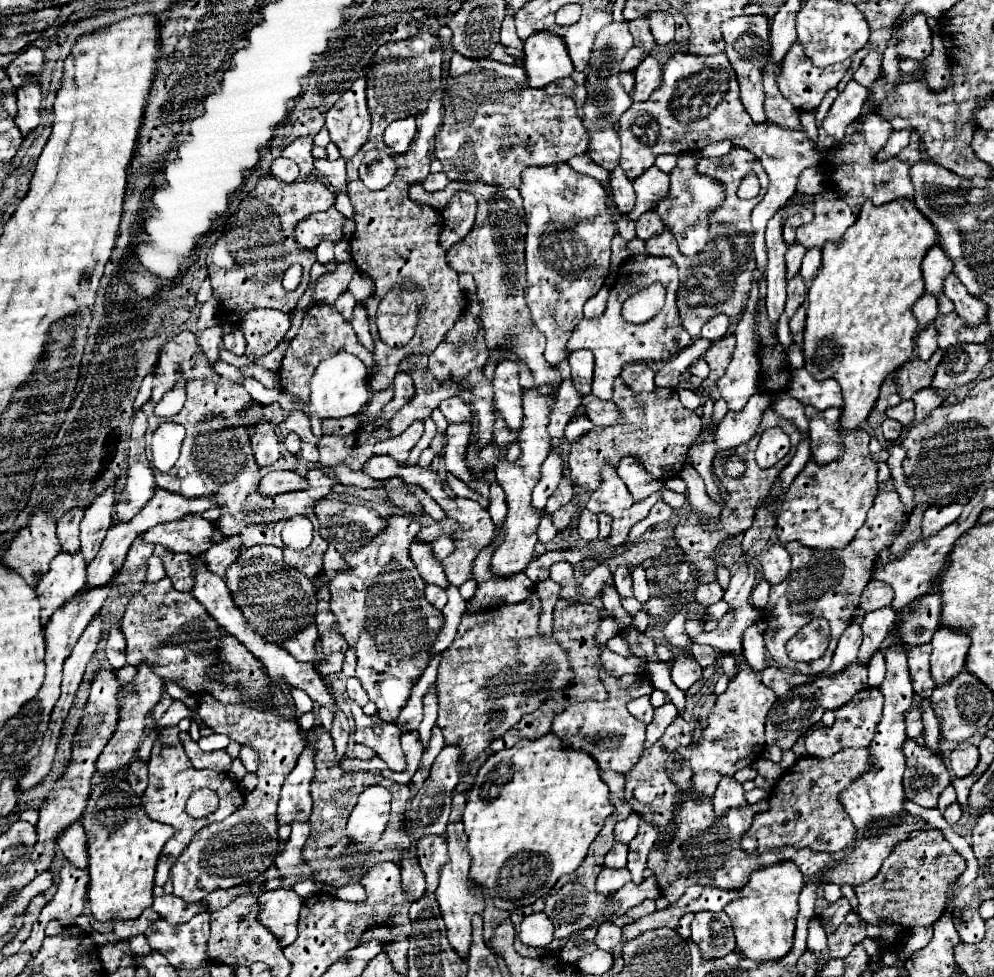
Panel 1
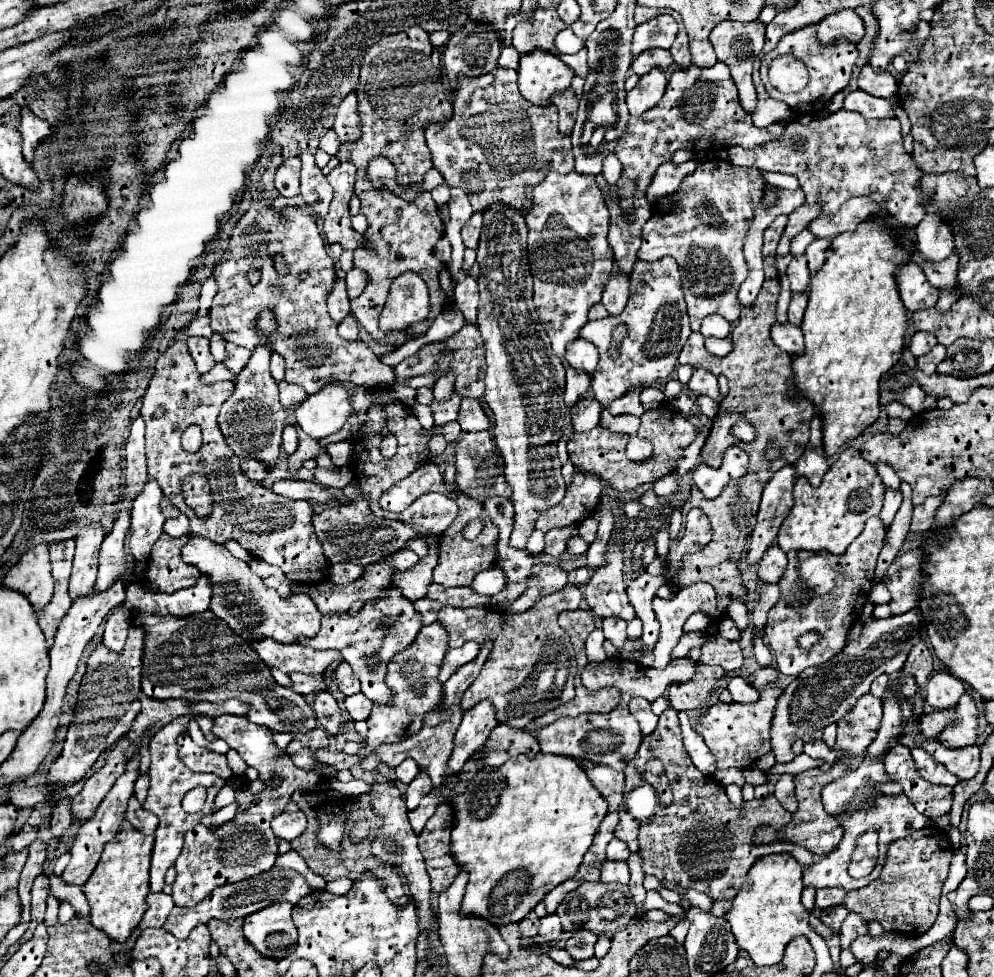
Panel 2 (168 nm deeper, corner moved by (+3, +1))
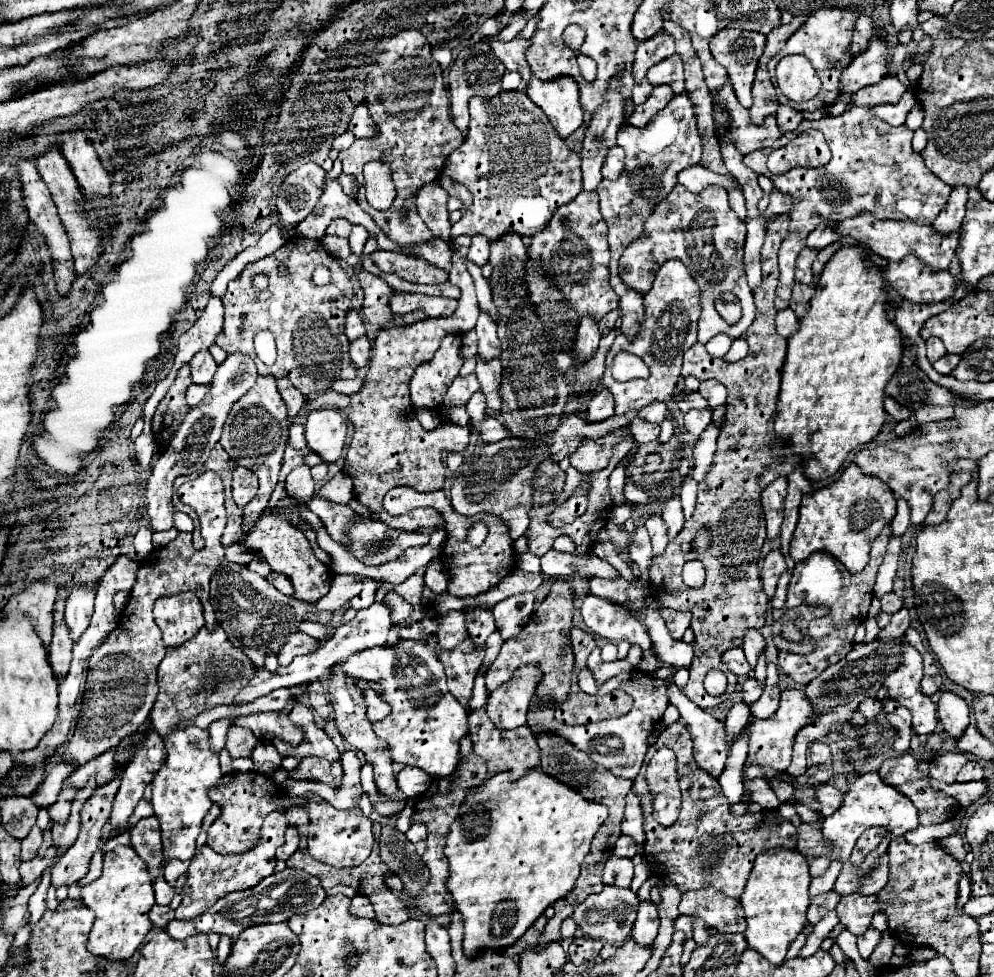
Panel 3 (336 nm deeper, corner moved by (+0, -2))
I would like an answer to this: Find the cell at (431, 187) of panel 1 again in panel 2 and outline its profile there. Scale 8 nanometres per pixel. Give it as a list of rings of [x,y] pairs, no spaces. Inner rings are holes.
[[[439,185],[439,187],[435,187],[435,189],[431,191],[431,197],[433,197],[433,201],[435,201],[437,207],[447,205],[447,201],[449,201],[449,185]]]

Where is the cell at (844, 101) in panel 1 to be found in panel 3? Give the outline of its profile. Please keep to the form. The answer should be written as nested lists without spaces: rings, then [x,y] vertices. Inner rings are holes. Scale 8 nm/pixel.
[[[908,90],[904,94],[904,98],[900,98],[898,104],[884,104],[884,106],[872,106],[870,114],[888,122],[890,126],[902,126],[906,120],[906,114],[912,110],[912,106],[916,104],[916,94],[912,90]]]

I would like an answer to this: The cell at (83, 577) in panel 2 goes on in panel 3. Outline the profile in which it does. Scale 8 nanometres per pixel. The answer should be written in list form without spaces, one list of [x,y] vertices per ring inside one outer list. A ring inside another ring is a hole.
[[[76,584],[66,600],[66,624],[72,630],[72,640],[76,642],[90,624],[94,608],[96,584]]]

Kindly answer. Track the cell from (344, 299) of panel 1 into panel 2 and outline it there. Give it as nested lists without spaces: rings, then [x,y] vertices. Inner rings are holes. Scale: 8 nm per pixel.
[[[349,315],[341,325],[339,325],[339,335],[347,341],[357,341],[359,339],[359,323],[355,321],[353,315]]]

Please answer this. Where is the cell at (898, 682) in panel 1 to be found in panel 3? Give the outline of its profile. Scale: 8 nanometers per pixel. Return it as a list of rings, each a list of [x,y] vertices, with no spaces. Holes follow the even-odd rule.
[[[820,784],[816,788],[816,798],[820,802],[818,812],[822,816],[832,816],[840,808],[840,804],[844,800],[844,794],[836,786],[832,786],[832,784]]]

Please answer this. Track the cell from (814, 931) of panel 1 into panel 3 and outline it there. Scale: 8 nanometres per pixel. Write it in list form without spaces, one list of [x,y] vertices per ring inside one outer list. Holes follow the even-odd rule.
[[[832,862],[830,868],[826,870],[826,874],[822,874],[820,878],[812,878],[810,882],[810,898],[816,898],[818,894],[824,894],[828,890],[832,890],[836,876],[840,874],[840,862]]]

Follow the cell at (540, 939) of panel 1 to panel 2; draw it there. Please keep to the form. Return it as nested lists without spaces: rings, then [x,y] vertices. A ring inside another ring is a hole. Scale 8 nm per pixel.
[[[547,915],[543,919],[539,919],[539,935],[547,941],[559,937],[563,931],[561,927],[561,919],[557,919],[557,915]]]

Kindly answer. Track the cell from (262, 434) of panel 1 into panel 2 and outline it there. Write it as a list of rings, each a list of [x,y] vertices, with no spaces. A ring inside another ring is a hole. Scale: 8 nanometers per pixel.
[[[243,459],[241,461],[241,471],[245,473],[245,477],[249,481],[259,481],[261,483],[267,477],[265,467],[261,467],[261,463],[257,463],[255,459]]]

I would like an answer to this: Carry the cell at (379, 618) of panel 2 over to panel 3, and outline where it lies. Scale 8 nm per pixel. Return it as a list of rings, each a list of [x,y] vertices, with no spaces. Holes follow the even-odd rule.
[[[294,632],[294,634],[290,634],[288,642],[280,648],[278,662],[280,662],[280,666],[288,666],[294,660],[294,656],[312,654],[312,650],[316,650],[320,646],[322,646],[320,640],[314,640],[314,638],[306,636],[306,634],[302,634],[302,632]]]

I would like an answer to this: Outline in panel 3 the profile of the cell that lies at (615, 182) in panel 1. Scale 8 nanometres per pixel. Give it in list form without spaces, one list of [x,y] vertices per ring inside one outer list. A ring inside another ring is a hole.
[[[614,146],[608,150],[608,156],[602,166],[602,176],[608,180],[616,180],[624,170],[624,150],[620,146]]]

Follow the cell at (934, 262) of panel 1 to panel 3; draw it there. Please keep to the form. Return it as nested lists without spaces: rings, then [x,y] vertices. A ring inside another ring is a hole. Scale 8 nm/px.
[[[958,186],[952,190],[944,210],[932,222],[932,228],[938,234],[954,234],[960,230],[962,220],[964,220],[964,212],[966,212],[966,200],[968,200],[966,192],[968,192],[966,186]]]

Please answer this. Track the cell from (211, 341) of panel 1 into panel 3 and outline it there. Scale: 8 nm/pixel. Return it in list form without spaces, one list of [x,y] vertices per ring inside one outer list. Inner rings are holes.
[[[200,350],[190,360],[190,370],[192,370],[192,382],[194,384],[206,384],[206,382],[212,382],[212,378],[214,378],[216,362],[208,350]]]

